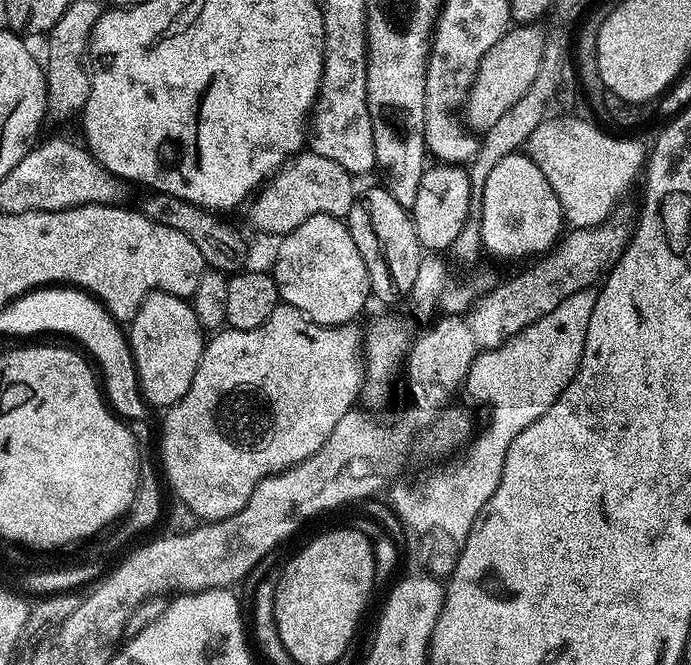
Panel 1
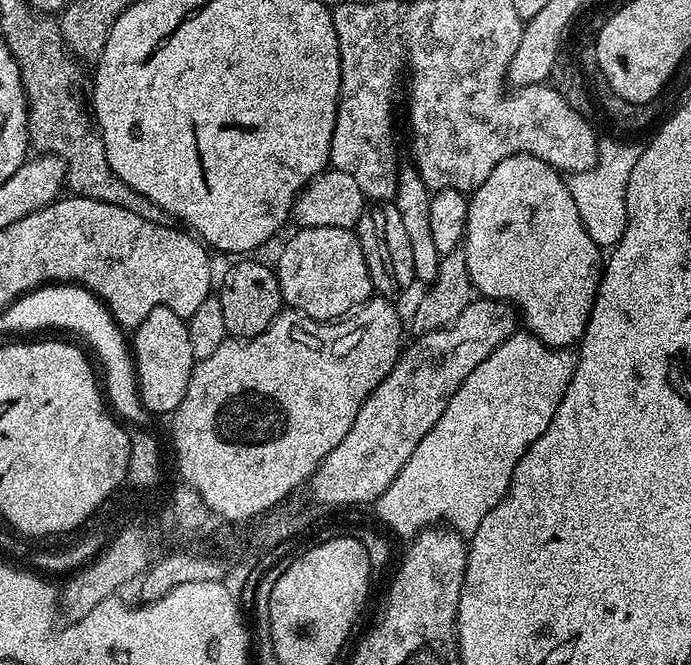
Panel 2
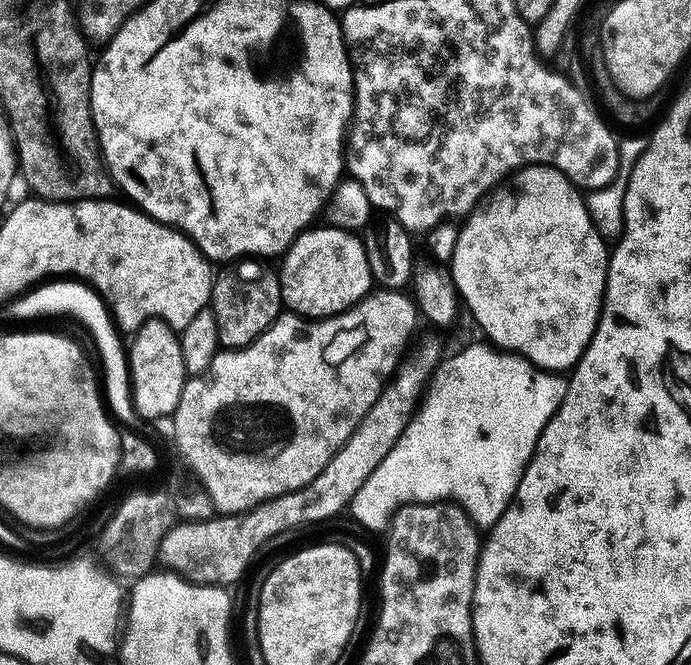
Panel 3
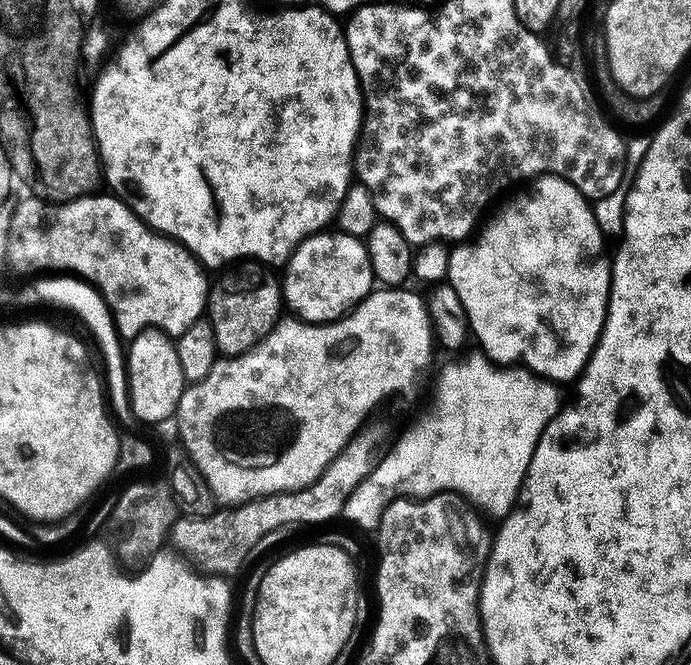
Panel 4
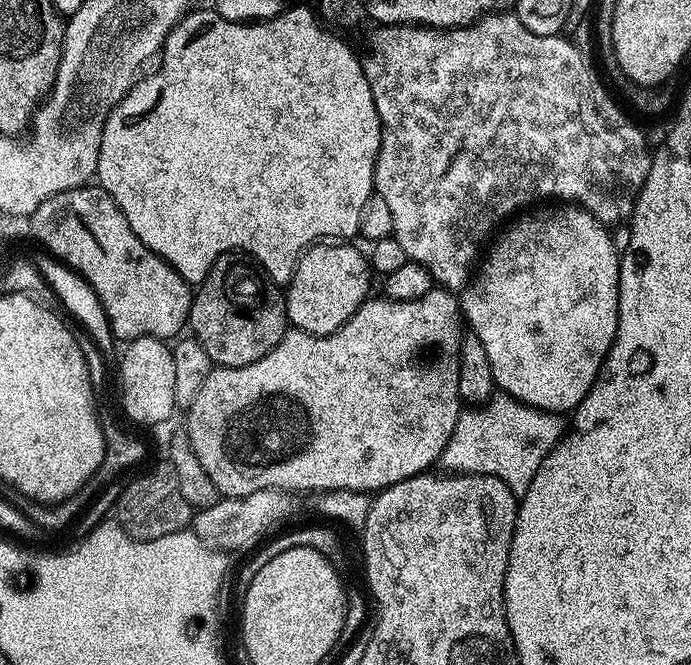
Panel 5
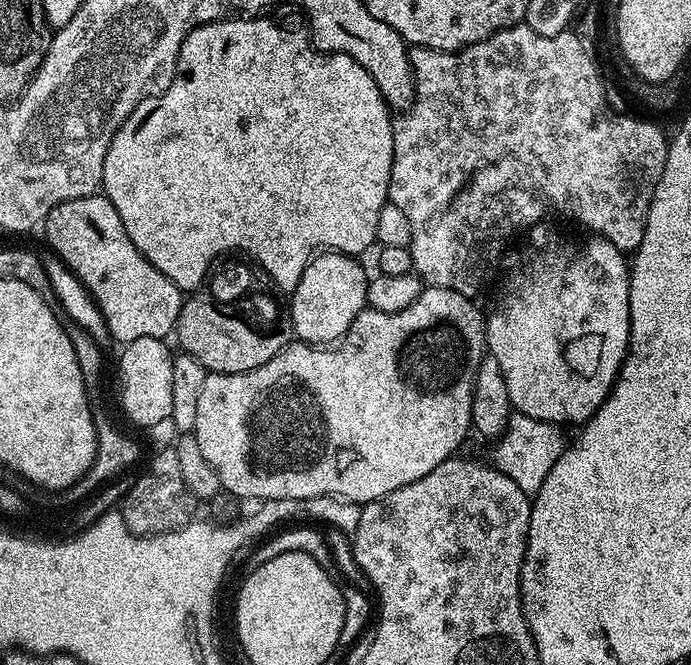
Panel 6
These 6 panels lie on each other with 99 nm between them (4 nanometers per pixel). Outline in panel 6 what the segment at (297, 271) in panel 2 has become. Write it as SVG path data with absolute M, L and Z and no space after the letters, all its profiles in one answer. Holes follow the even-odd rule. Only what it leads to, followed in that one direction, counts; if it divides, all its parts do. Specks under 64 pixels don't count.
M331 250L321 251L309 260L302 270L302 278L298 278L298 286L290 294L290 315L292 331L297 341L313 346L332 346L341 336L345 336L358 314L363 312L368 303L369 273L364 273L361 261L344 252Z

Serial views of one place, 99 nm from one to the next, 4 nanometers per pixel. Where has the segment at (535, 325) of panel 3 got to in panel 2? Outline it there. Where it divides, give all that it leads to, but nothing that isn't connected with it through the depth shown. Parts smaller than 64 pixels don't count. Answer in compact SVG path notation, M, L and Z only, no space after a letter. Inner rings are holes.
M510 154L490 170L490 178L474 189L468 201L462 247L473 289L481 297L515 306L523 327L542 343L571 349L583 337L600 288L602 249L578 214L567 179L540 156Z

